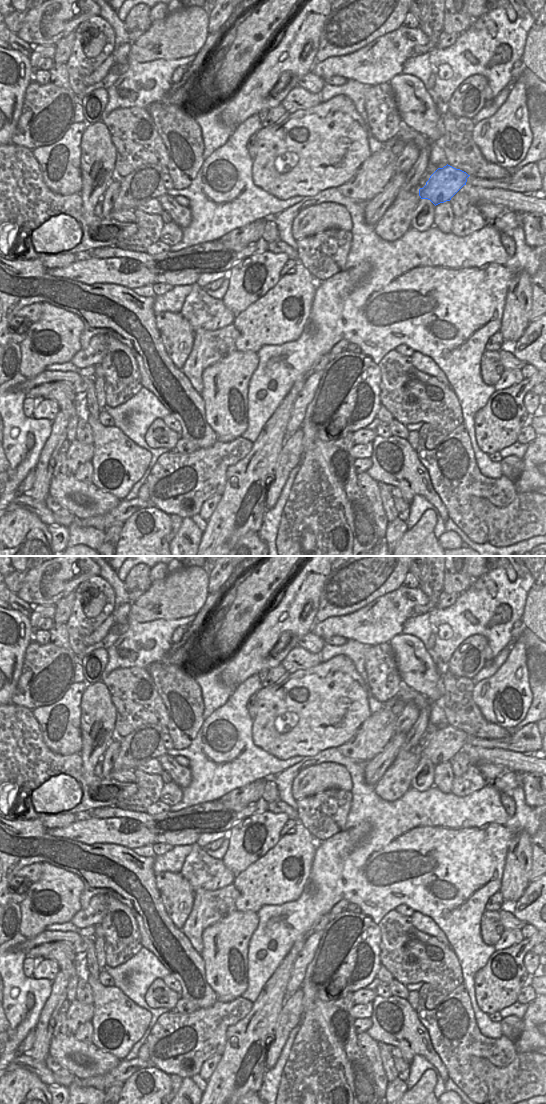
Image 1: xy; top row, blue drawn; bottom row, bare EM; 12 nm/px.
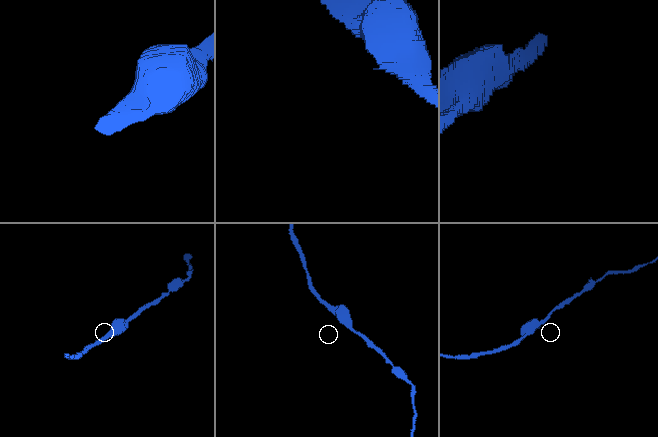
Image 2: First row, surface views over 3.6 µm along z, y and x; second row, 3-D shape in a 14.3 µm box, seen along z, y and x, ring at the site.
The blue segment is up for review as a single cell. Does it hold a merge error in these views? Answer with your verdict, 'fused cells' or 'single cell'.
single cell

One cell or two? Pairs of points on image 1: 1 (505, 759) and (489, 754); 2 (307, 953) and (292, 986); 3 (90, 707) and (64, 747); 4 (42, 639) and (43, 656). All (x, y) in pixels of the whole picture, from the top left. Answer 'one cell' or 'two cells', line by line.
1: one cell
2: one cell
3: two cells
4: two cells

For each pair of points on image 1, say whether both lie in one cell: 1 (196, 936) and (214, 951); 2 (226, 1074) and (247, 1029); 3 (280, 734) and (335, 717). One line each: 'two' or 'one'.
1: two
2: one
3: one

